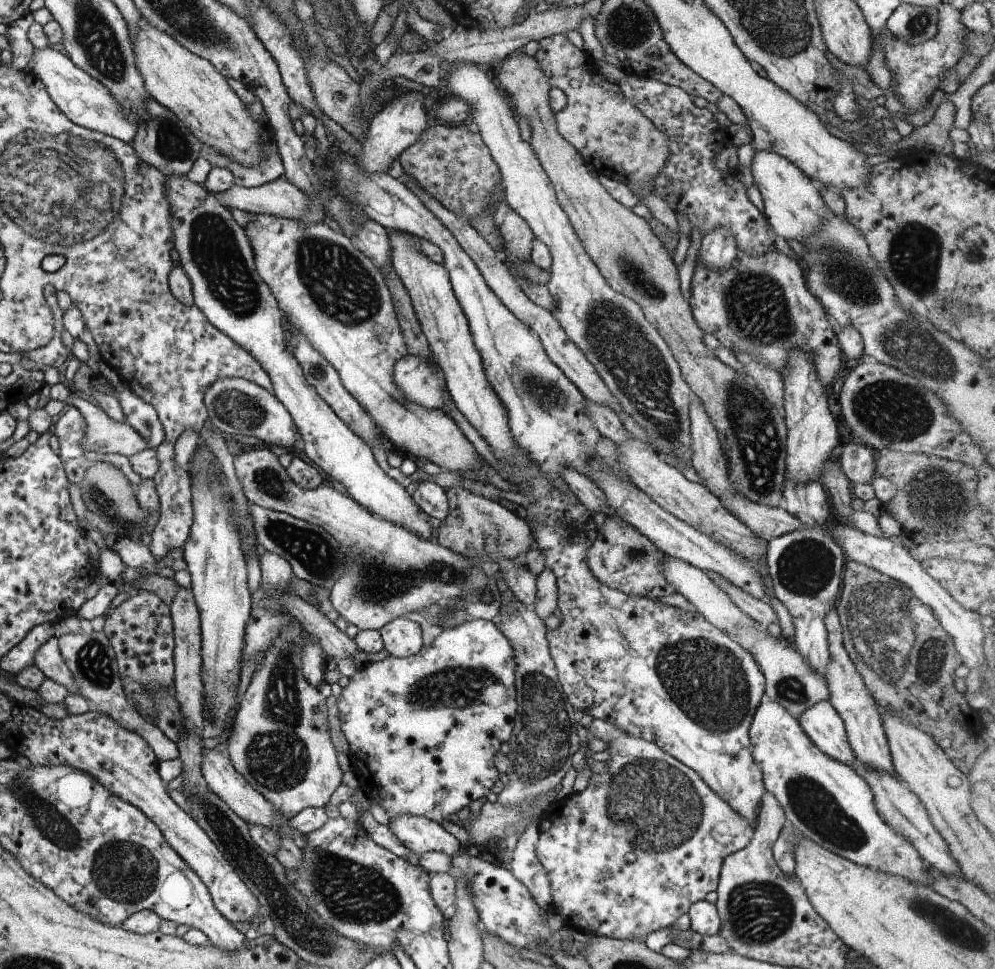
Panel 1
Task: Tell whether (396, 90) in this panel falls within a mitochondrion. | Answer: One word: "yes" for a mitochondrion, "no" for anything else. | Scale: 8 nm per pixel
no

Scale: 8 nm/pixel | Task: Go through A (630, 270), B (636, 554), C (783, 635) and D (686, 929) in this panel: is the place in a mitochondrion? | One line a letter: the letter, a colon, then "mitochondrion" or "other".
A: mitochondrion
B: mitochondrion
C: other
D: other

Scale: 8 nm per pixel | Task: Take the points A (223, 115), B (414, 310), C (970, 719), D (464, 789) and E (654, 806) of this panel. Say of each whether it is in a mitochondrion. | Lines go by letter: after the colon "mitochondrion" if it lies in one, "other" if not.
A: other
B: other
C: other
D: other
E: mitochondrion

